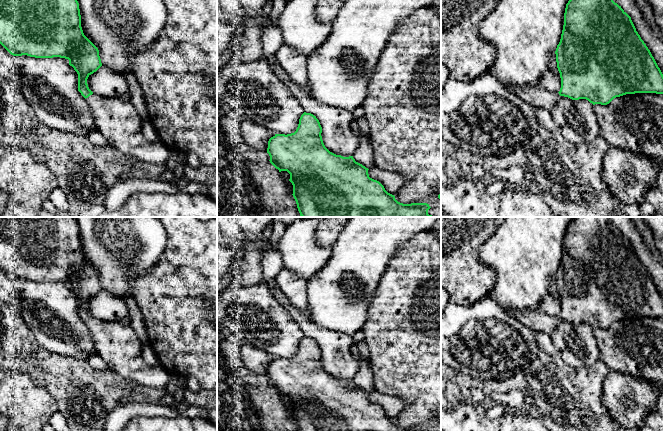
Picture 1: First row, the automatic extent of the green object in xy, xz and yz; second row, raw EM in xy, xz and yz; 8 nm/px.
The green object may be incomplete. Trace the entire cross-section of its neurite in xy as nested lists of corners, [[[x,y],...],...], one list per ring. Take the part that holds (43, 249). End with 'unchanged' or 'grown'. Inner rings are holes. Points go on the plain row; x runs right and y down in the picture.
[[[0,217],[0,268],[13,280],[68,283],[78,298],[78,315],[92,335],[97,354],[109,369],[125,379],[167,390],[170,373],[160,364],[151,367],[144,362],[143,344],[131,325],[103,321],[89,313],[87,303],[102,287],[98,272],[83,257],[74,217]]]; grown

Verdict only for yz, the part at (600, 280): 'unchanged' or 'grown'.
grown

